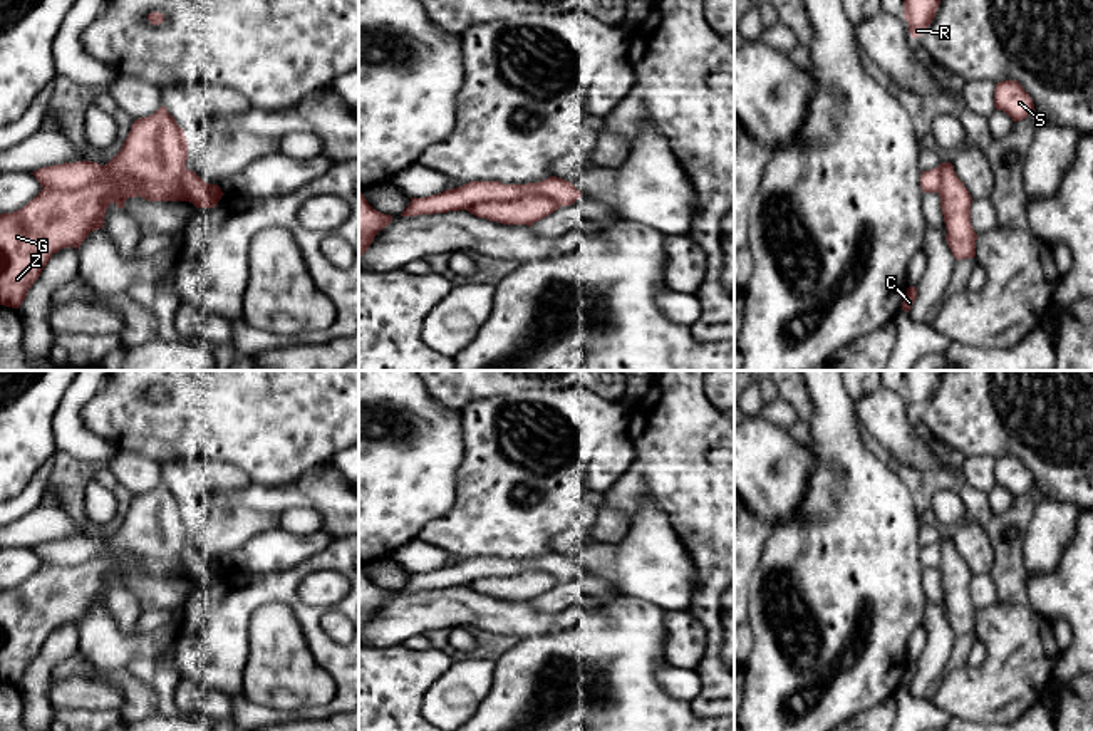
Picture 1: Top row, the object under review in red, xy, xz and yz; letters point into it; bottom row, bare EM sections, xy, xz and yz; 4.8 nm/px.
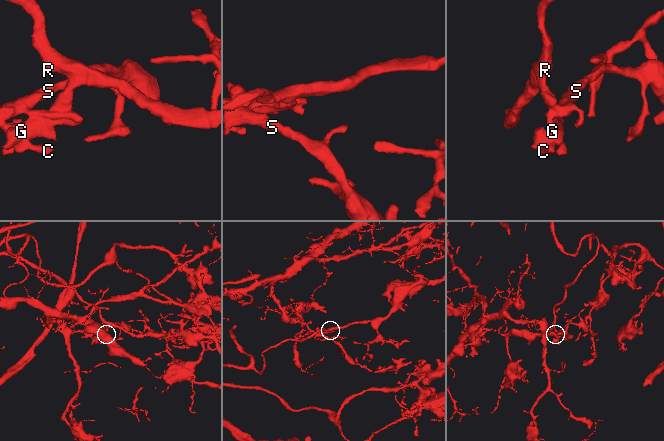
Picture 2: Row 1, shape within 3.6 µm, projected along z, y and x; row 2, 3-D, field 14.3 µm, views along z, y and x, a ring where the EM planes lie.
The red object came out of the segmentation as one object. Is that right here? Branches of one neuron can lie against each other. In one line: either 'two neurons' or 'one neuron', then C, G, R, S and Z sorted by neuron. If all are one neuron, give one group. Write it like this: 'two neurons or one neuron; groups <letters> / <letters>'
two neurons; groups C G R Z / S

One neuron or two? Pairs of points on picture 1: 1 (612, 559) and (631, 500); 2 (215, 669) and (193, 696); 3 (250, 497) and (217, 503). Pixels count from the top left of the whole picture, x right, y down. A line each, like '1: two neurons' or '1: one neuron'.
1: two neurons
2: two neurons
3: one neuron

